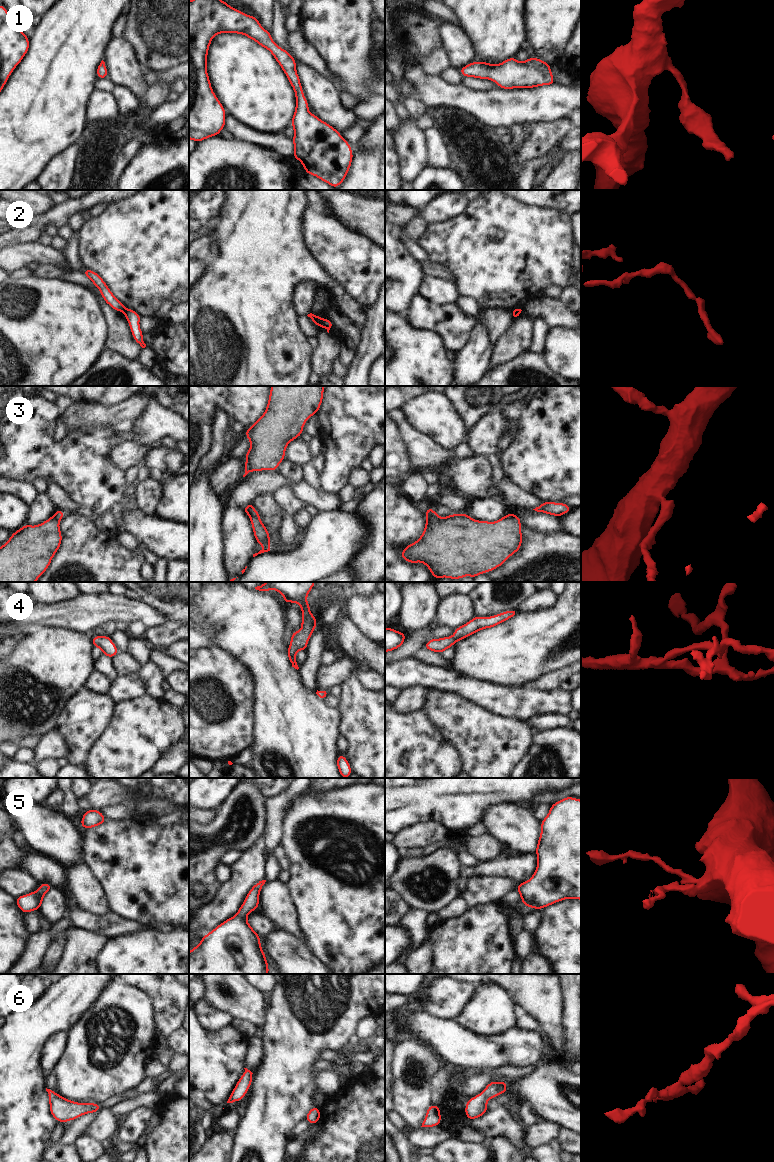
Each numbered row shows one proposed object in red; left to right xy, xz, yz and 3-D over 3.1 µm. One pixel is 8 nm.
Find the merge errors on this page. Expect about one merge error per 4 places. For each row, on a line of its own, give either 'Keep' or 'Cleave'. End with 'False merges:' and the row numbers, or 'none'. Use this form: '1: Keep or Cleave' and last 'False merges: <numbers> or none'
1: Keep
2: Cleave
3: Keep
4: Keep
5: Keep
6: Keep
False merges: 2

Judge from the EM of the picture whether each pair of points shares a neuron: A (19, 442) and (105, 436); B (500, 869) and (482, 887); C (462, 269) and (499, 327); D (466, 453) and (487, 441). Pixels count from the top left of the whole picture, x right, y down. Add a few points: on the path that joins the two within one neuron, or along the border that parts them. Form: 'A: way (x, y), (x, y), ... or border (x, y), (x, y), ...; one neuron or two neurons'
A: way (40, 446), (42, 448), (84, 448); one neuron
B: border (481, 875), (508, 876), (516, 880); two neurons
C: border (510, 310), (500, 307), (489, 307), (482, 313); two neurons
D: border (466, 439), (474, 454); two neurons

